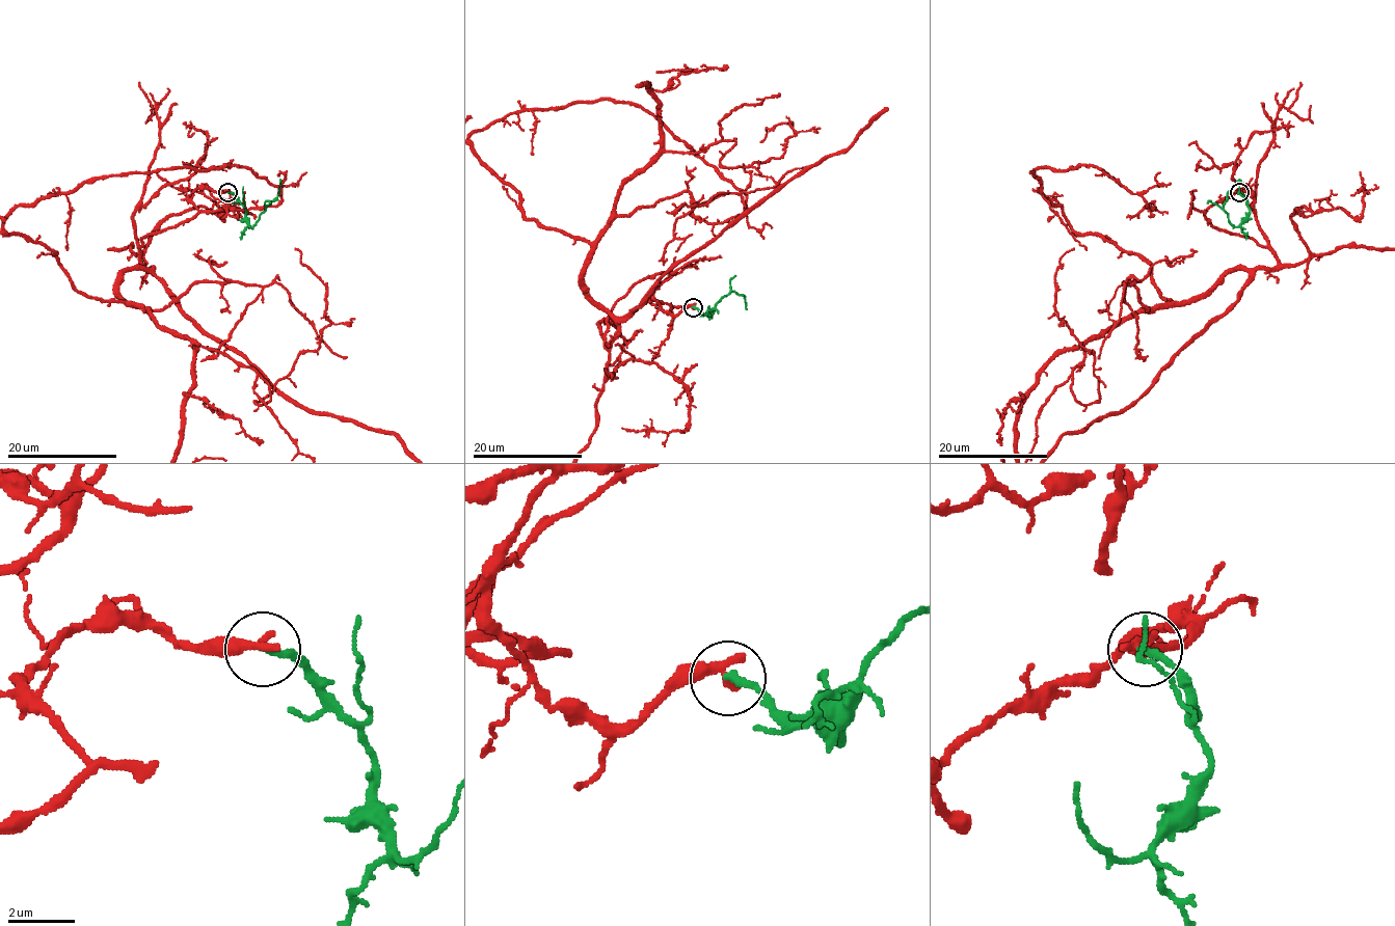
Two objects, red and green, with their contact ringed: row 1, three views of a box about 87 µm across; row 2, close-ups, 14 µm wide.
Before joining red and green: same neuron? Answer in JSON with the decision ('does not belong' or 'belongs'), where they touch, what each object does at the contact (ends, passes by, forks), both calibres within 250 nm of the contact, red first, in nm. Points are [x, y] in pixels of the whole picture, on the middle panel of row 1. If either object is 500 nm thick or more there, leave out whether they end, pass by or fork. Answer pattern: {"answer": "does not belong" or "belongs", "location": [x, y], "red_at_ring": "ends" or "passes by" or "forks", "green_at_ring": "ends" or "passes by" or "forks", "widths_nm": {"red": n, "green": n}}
{"answer": "does not belong", "location": [693, 307], "red_at_ring": "ends", "green_at_ring": "ends", "widths_nm": {"red": 360, "green": 200}}

